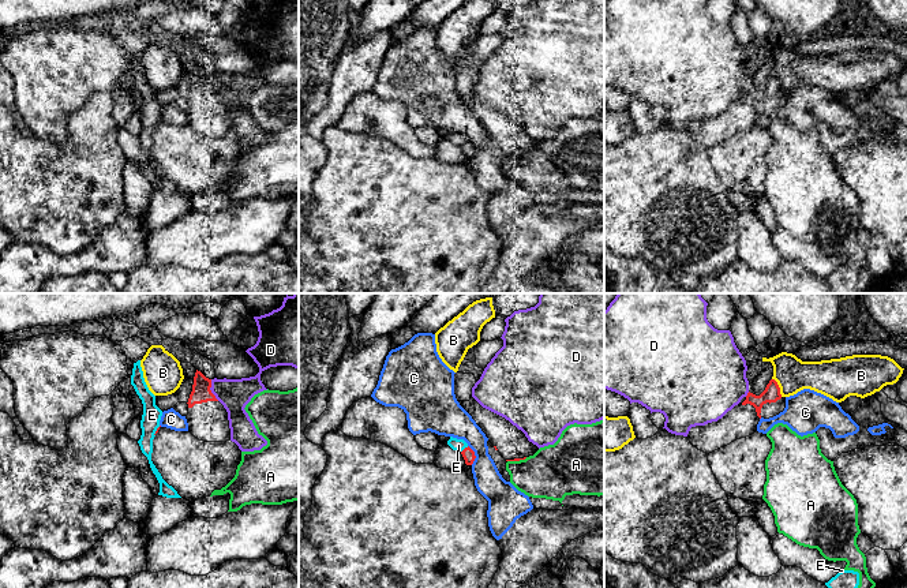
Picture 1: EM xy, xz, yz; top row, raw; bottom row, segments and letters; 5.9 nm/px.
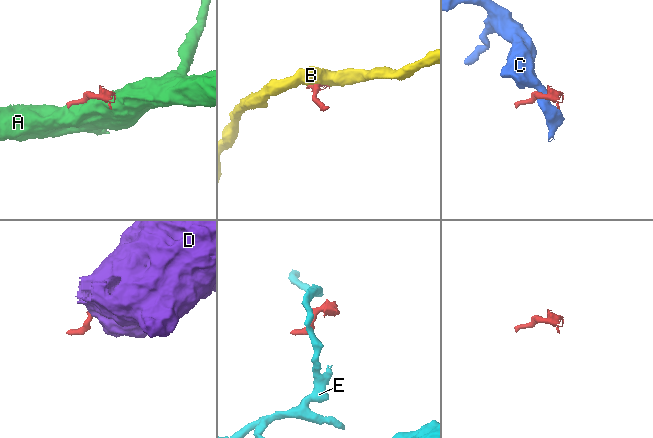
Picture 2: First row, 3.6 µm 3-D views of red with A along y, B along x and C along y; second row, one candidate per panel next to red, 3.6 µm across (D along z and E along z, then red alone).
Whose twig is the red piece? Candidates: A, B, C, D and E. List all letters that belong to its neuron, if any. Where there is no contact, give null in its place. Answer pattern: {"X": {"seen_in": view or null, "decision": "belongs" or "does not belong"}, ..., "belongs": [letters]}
{"A": {"seen_in": "xz", "decision": "does not belong"}, "B": {"seen_in": "yz", "decision": "does not belong"}, "C": {"seen_in": "xz", "decision": "does not belong"}, "D": {"seen_in": "xy", "decision": "does not belong"}, "E": {"seen_in": "xz", "decision": "does not belong"}, "belongs": []}

